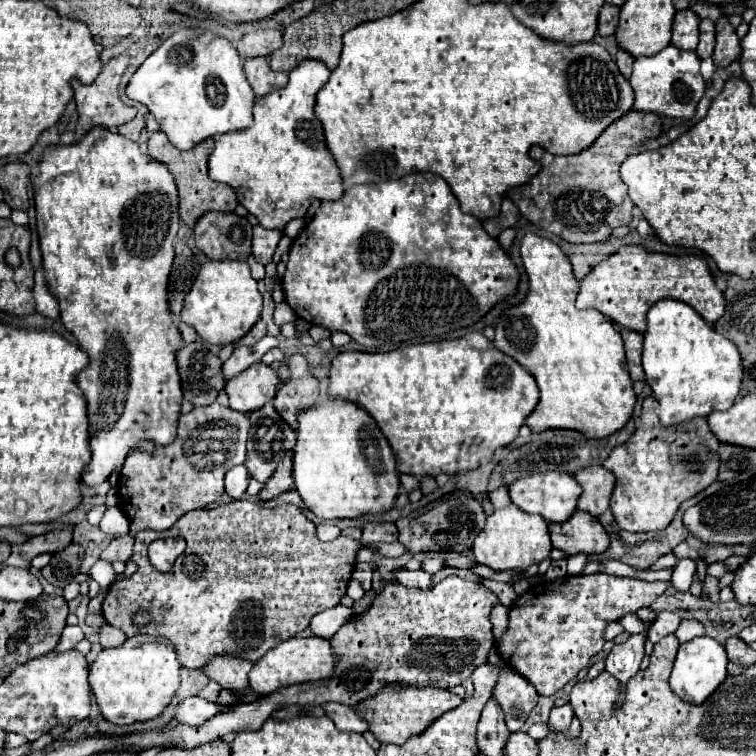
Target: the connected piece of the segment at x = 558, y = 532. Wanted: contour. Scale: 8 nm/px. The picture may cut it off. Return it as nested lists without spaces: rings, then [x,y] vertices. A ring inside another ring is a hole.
[[[576,511],[564,523],[550,523],[552,545],[566,555],[598,555],[610,545],[610,537],[596,517],[584,511]]]

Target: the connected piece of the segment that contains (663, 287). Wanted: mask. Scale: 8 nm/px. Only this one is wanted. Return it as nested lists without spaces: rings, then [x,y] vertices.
[[[626,245],[618,253],[604,259],[584,277],[576,299],[578,309],[598,309],[610,321],[636,333],[646,331],[646,313],[660,299],[680,299],[688,303],[704,321],[716,323],[724,315],[724,295],[714,285],[704,259],[694,255],[674,257],[664,253],[648,253],[640,245]]]

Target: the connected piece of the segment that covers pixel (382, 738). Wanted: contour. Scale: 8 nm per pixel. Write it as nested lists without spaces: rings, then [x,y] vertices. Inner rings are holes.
[[[388,685],[376,697],[370,697],[370,699],[358,703],[356,713],[368,721],[370,731],[374,733],[374,737],[380,743],[404,745],[404,741],[408,741],[408,737],[424,733],[424,729],[432,721],[436,721],[436,717],[440,717],[442,713],[446,713],[450,709],[456,709],[460,703],[462,703],[462,699],[454,693],[450,693],[448,689],[438,689],[438,687],[424,687],[424,689],[396,687],[394,689],[394,685]]]

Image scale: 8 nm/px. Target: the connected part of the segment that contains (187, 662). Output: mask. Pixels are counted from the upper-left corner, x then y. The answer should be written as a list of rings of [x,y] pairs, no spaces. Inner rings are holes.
[[[242,499],[224,503],[210,511],[196,509],[184,513],[184,517],[180,517],[180,521],[166,531],[166,537],[174,535],[186,539],[186,551],[166,573],[154,569],[148,559],[148,545],[154,539],[160,539],[160,533],[144,531],[136,535],[132,561],[138,563],[138,571],[128,579],[110,585],[104,595],[102,615],[108,625],[122,629],[128,637],[144,633],[172,641],[178,661],[190,669],[204,667],[212,655],[244,657],[254,663],[278,643],[304,631],[316,613],[336,607],[346,595],[358,553],[358,541],[344,535],[328,543],[318,541],[316,525],[294,505],[266,509],[256,501]],[[138,609],[146,609],[152,615],[152,623],[144,629],[132,625],[132,615]]]

